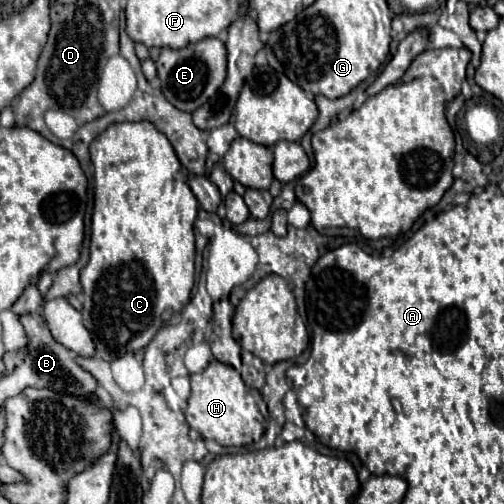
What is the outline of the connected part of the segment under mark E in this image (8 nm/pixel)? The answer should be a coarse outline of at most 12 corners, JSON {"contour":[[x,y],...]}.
{"contour":[[224,44],[162,48],[162,92],[194,112],[226,78]]}

